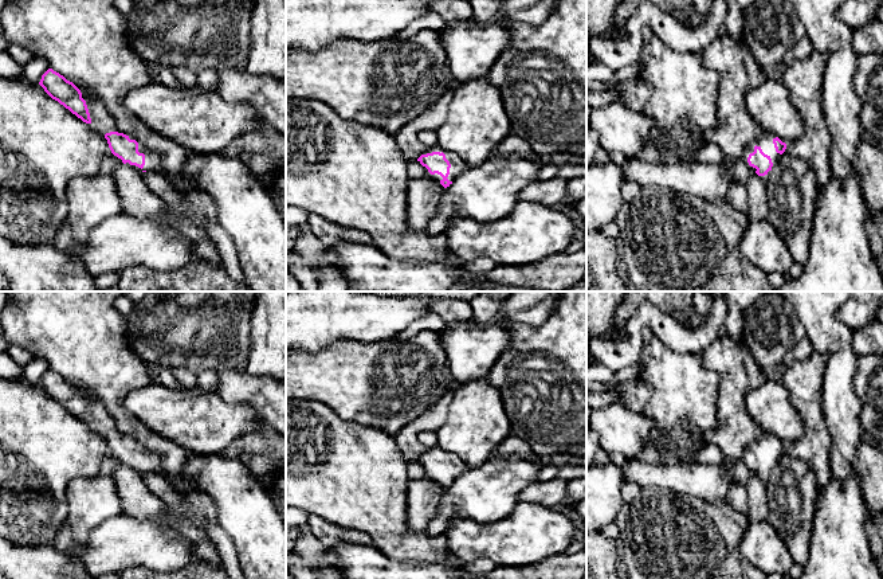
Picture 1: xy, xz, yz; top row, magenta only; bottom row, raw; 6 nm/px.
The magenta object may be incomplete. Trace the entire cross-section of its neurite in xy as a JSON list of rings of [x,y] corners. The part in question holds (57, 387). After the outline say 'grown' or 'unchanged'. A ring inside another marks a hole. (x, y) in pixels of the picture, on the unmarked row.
[[[48,369],[42,376],[39,386],[52,400],[101,434],[107,442],[111,454],[123,465],[130,466],[141,476],[146,472],[160,474],[160,457],[145,446],[138,445],[133,438],[122,434],[102,404],[86,402],[72,383],[52,369]]]; grown

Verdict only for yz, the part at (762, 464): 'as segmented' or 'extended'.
extended

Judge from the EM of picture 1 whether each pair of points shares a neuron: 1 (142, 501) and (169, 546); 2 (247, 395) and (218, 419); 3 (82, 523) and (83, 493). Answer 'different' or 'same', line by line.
1: different
2: different
3: same

